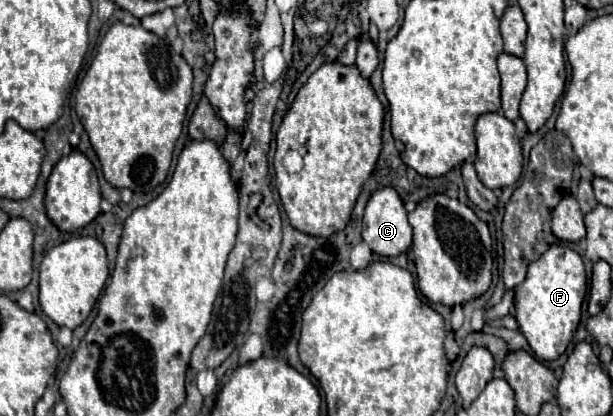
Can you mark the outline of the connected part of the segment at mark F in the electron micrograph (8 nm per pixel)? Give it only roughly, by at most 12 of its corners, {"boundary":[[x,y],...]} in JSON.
{"boundary":[[550,246],[514,290],[538,360],[560,358],[580,324],[586,270]]}

